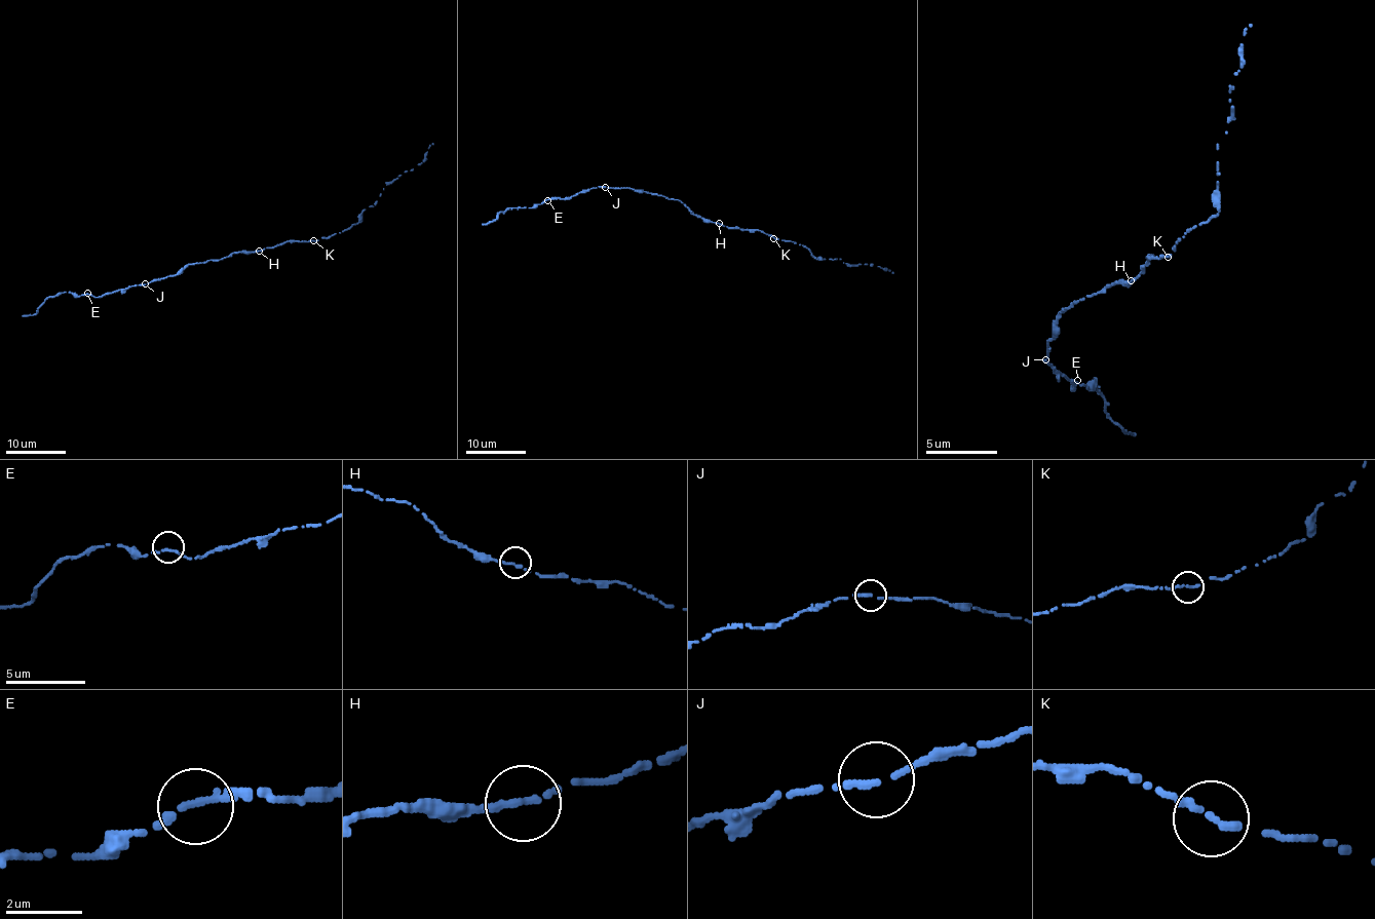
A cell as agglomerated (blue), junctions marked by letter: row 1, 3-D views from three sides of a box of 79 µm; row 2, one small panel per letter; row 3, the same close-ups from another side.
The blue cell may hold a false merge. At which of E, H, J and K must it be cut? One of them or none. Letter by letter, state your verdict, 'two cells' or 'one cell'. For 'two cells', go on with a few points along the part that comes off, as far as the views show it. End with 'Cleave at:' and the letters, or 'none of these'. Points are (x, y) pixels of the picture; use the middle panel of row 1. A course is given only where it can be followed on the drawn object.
E: one cell
H: one cell
J: one cell
K: one cell
Cleave at: none of these

